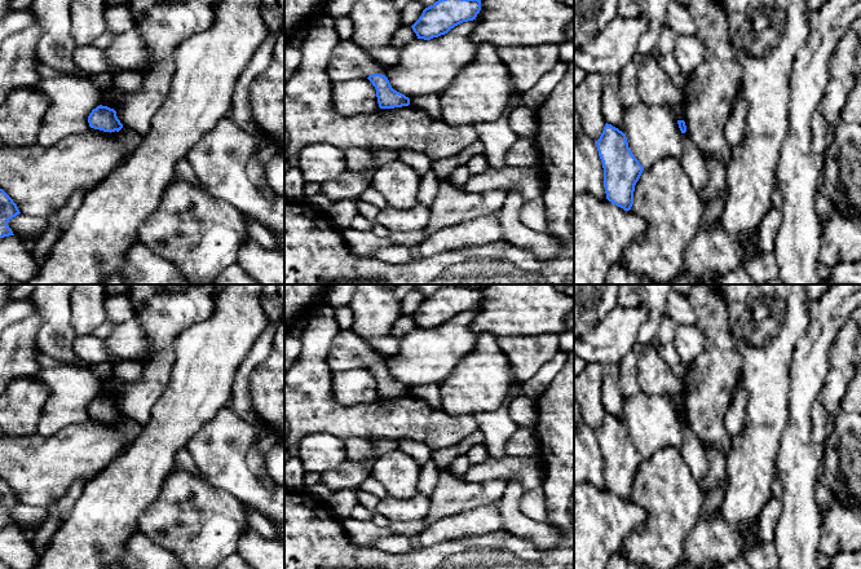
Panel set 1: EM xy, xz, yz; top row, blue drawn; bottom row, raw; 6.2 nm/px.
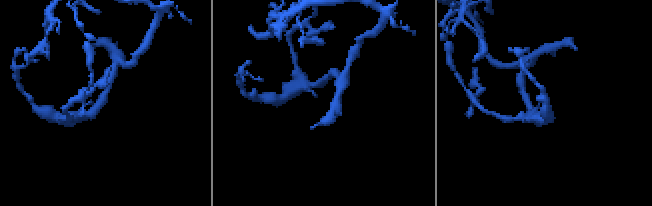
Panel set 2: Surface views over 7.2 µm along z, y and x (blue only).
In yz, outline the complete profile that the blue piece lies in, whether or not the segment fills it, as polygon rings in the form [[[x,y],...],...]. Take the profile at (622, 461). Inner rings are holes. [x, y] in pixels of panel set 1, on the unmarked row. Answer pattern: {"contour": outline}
{"contour": [[[605,414],[595,433],[602,451],[606,489],[630,500],[633,494],[635,475],[644,456],[630,440],[626,424],[611,414]]]}

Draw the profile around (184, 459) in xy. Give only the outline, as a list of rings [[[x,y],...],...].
[[[182,447],[176,454],[176,464],[177,467],[185,468],[190,472],[194,472],[199,477],[204,478],[203,473],[198,469],[195,462],[193,460],[187,447]]]

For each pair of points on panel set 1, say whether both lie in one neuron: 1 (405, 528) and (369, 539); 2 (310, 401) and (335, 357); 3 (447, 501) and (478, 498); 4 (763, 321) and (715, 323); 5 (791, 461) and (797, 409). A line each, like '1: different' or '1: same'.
1: same
2: different
3: same
4: different
5: same

